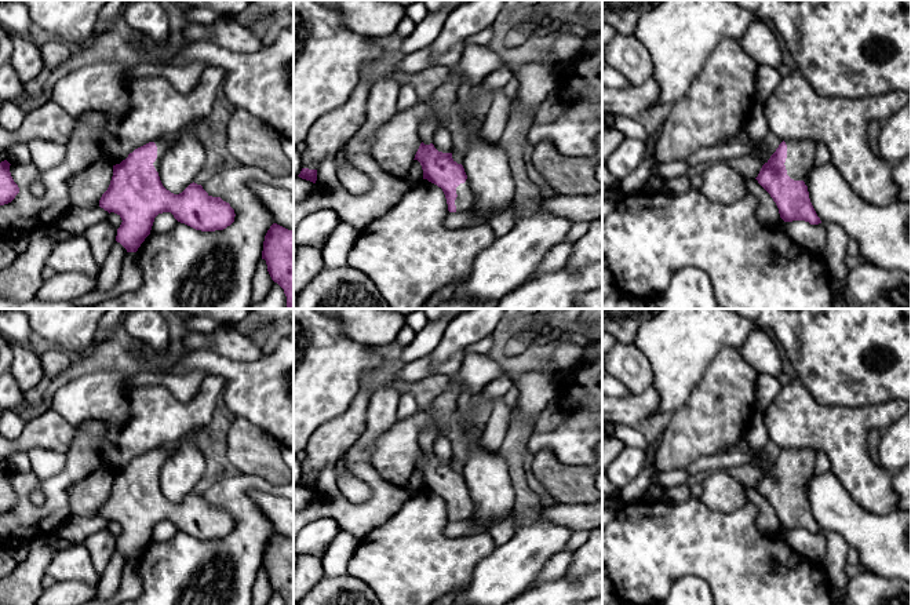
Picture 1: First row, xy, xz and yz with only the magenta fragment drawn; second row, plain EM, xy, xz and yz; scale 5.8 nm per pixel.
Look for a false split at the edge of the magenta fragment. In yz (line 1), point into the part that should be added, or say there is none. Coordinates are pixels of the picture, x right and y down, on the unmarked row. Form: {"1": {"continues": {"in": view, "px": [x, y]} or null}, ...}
{"1": {"continues": {"in": "yz", "px": [800, 469]}}}

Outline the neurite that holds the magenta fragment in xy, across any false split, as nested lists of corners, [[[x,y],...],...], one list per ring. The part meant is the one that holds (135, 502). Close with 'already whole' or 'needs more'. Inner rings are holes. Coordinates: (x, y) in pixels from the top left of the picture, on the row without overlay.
[[[156,448],[113,474],[113,485],[99,515],[121,526],[116,550],[127,561],[136,561],[150,543],[154,526],[171,521],[196,539],[223,539],[234,531],[234,518],[221,506],[209,504],[201,493],[190,492],[182,502],[167,499],[158,485],[158,474],[172,448]]]; needs more

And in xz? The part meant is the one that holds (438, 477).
[[[422,451],[413,469],[420,471],[423,478],[423,488],[427,488],[429,491],[442,498],[449,521],[470,521],[474,517],[474,503],[467,484],[463,474],[458,473],[452,467],[452,462],[438,460],[433,452],[424,453]]]; needs more

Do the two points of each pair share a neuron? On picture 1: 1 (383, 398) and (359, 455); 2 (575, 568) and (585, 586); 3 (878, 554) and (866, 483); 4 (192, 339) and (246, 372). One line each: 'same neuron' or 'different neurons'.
1: same neuron
2: different neurons
3: different neurons
4: different neurons

